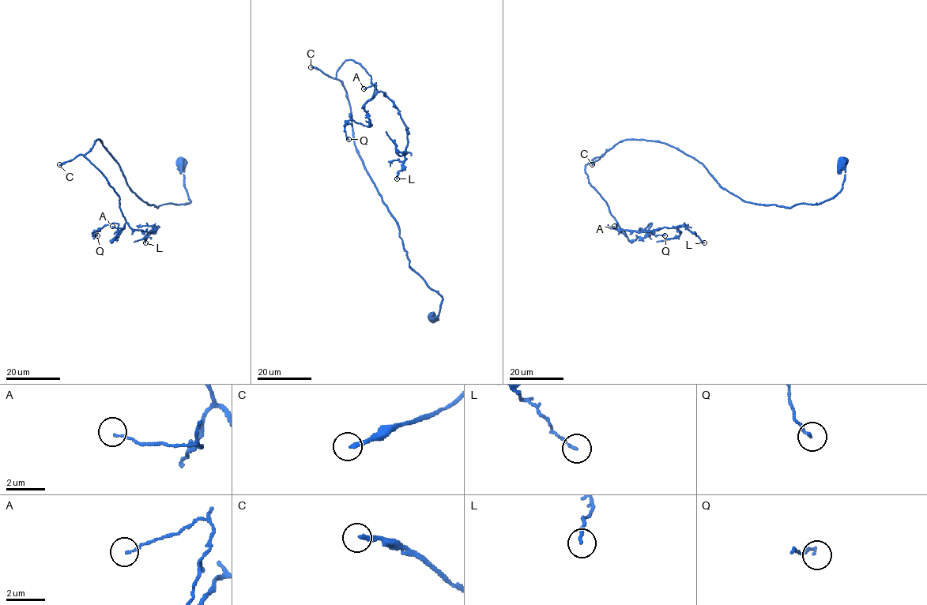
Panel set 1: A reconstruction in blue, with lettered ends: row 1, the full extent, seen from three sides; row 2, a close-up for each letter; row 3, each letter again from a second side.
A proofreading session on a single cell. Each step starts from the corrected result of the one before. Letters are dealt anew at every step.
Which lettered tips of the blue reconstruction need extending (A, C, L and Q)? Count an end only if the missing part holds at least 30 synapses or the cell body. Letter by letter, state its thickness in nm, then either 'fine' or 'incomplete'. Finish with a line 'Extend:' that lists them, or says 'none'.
A: 100 nm thick; fine
C: 170 nm thick; incomplete
L: 130 nm thick; fine
Q: 130 nm thick; fine
Extend: C

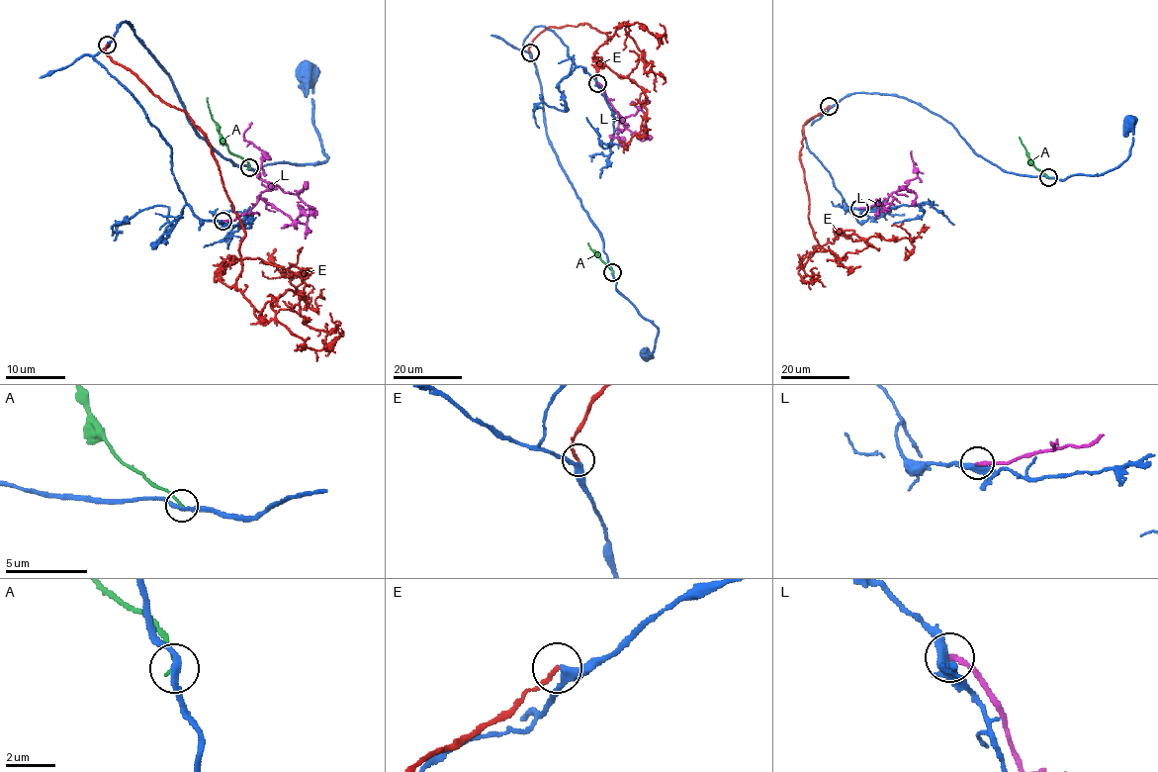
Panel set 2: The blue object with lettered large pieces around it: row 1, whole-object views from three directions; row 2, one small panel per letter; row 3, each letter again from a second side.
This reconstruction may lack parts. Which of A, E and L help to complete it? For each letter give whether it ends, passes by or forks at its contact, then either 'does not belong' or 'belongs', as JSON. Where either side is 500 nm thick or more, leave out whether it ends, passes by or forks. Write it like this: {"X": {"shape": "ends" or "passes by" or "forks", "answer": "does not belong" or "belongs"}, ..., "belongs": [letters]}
{"A": {"shape": "ends", "answer": "does not belong"}, "E": {"shape": "ends", "answer": "belongs"}, "L": {"shape": "ends", "answer": "does not belong"}, "belongs": ["E"]}

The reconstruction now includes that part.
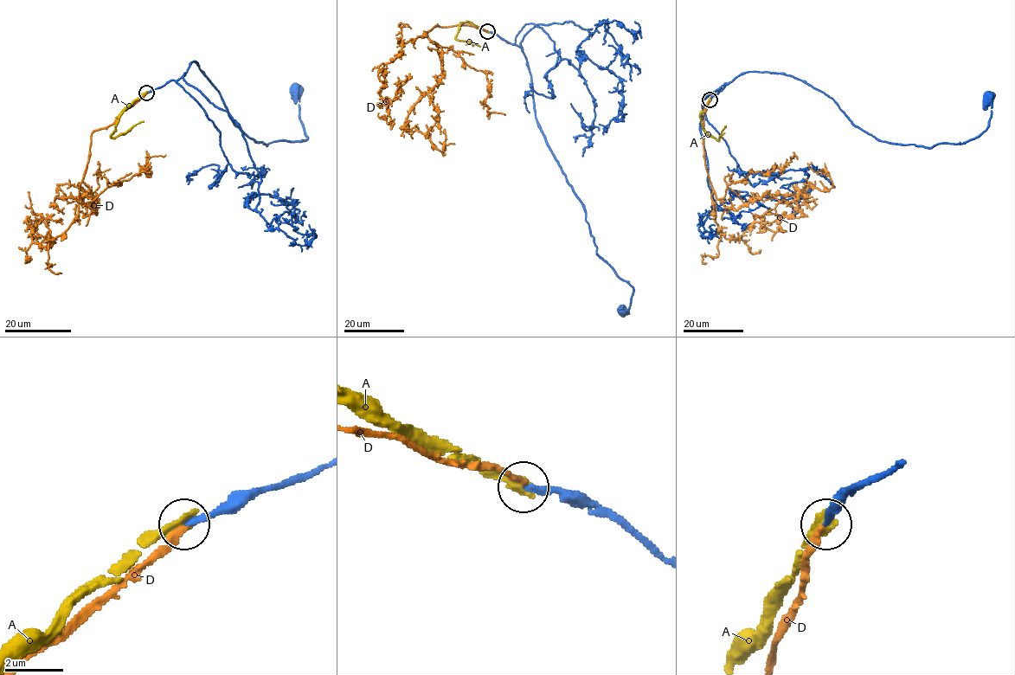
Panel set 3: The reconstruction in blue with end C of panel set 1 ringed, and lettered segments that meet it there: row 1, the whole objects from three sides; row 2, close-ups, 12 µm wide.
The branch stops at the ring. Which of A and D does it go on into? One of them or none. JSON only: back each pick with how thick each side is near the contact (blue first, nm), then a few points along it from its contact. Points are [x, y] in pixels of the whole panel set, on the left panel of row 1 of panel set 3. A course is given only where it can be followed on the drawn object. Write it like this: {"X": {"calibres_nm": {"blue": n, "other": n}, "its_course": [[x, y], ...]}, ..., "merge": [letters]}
{"D": {"calibres_nm": {"blue": 190, "other": 200}, "its_course": [[146, 93], [92, 133], [80, 187], [97, 214], [87, 196], [57, 197], [61, 184], [93, 193], [99, 162]]}, "merge": ["D"]}

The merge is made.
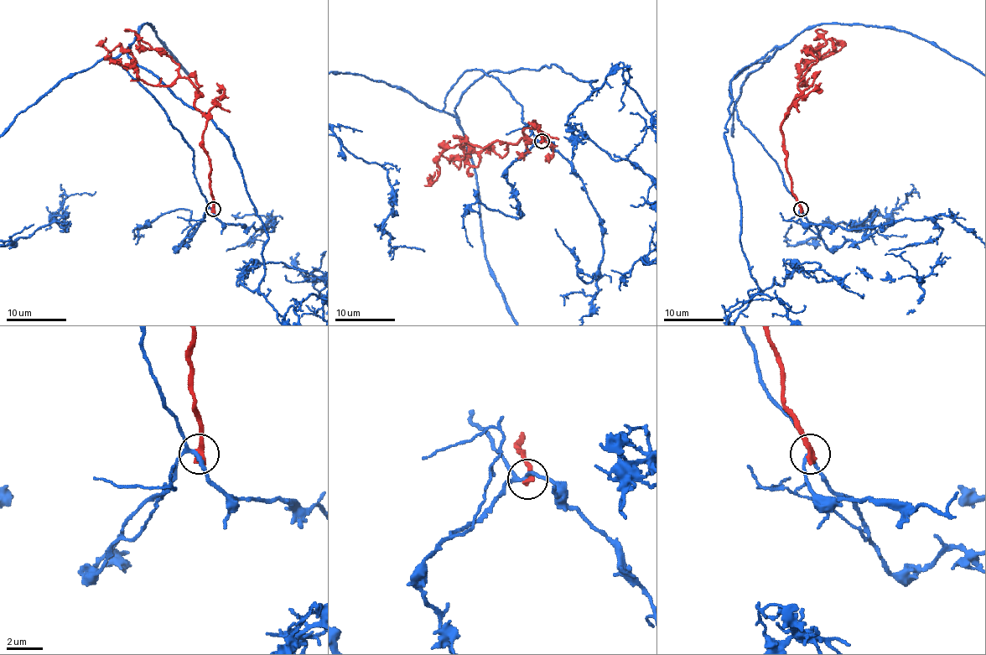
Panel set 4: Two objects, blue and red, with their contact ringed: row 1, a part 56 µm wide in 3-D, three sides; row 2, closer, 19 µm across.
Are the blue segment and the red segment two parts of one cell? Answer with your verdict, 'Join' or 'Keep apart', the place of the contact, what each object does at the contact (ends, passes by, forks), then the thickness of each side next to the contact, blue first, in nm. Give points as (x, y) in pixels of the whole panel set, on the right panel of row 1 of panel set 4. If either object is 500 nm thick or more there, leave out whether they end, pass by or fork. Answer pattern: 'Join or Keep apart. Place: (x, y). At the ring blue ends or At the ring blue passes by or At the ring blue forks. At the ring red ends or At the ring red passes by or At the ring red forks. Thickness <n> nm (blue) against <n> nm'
Keep apart. Place: (801, 209). At the ring blue forks. At the ring red ends. Thickness 170 nm (blue) against 360 nm

